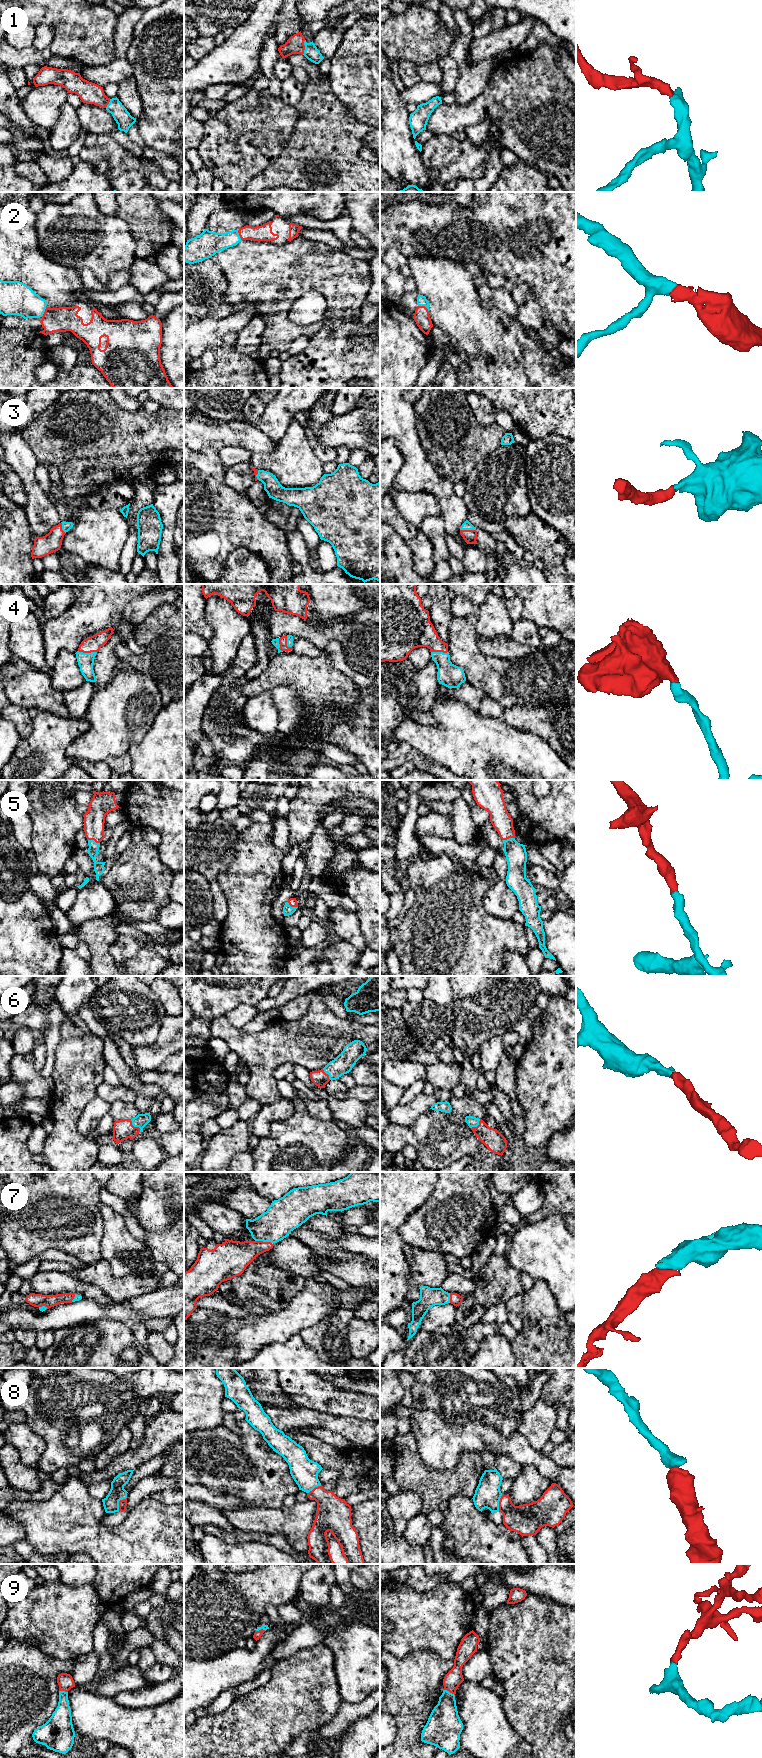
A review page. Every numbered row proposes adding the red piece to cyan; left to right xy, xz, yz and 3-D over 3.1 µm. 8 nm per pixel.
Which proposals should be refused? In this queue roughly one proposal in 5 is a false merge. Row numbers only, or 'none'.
none

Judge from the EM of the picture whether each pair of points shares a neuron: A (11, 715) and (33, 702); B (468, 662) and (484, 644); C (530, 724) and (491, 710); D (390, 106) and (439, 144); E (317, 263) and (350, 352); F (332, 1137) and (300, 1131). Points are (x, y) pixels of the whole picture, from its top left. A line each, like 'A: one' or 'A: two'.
A: two
B: two
C: one
D: two
E: two
F: one

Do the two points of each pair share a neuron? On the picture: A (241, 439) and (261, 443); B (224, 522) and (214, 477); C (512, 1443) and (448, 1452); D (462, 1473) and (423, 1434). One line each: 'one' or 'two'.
A: one
B: one
C: one
D: two

